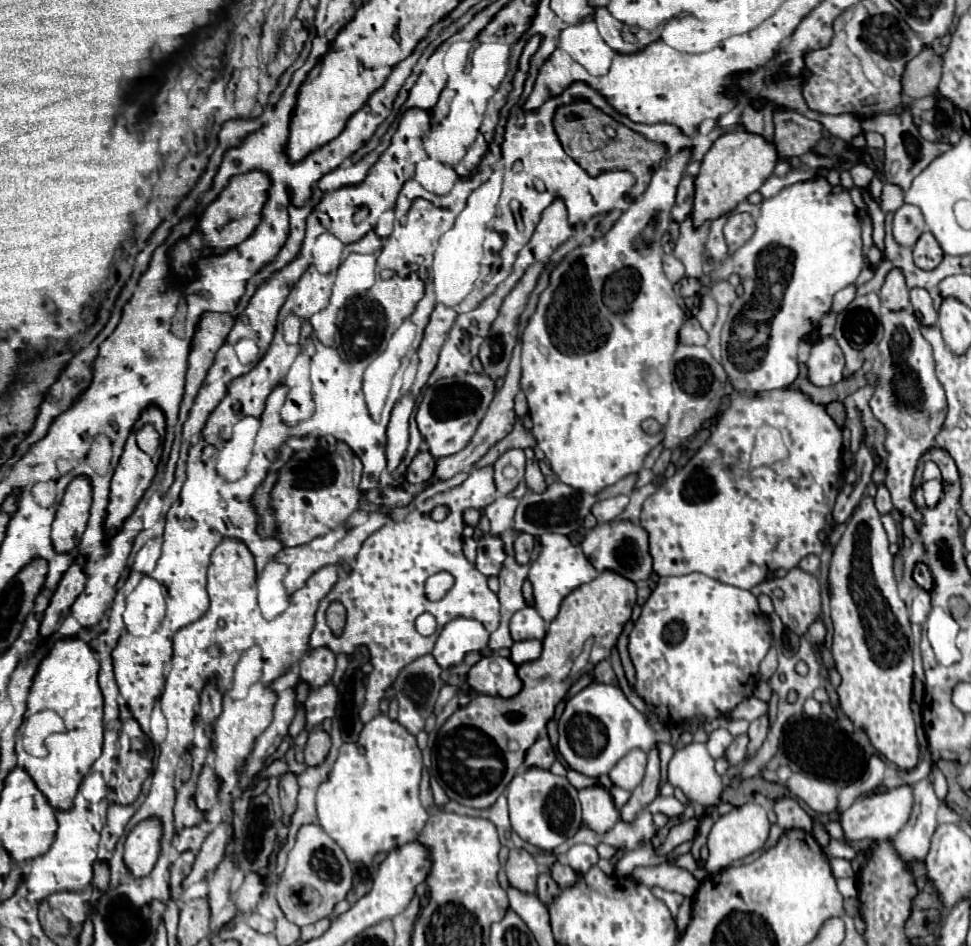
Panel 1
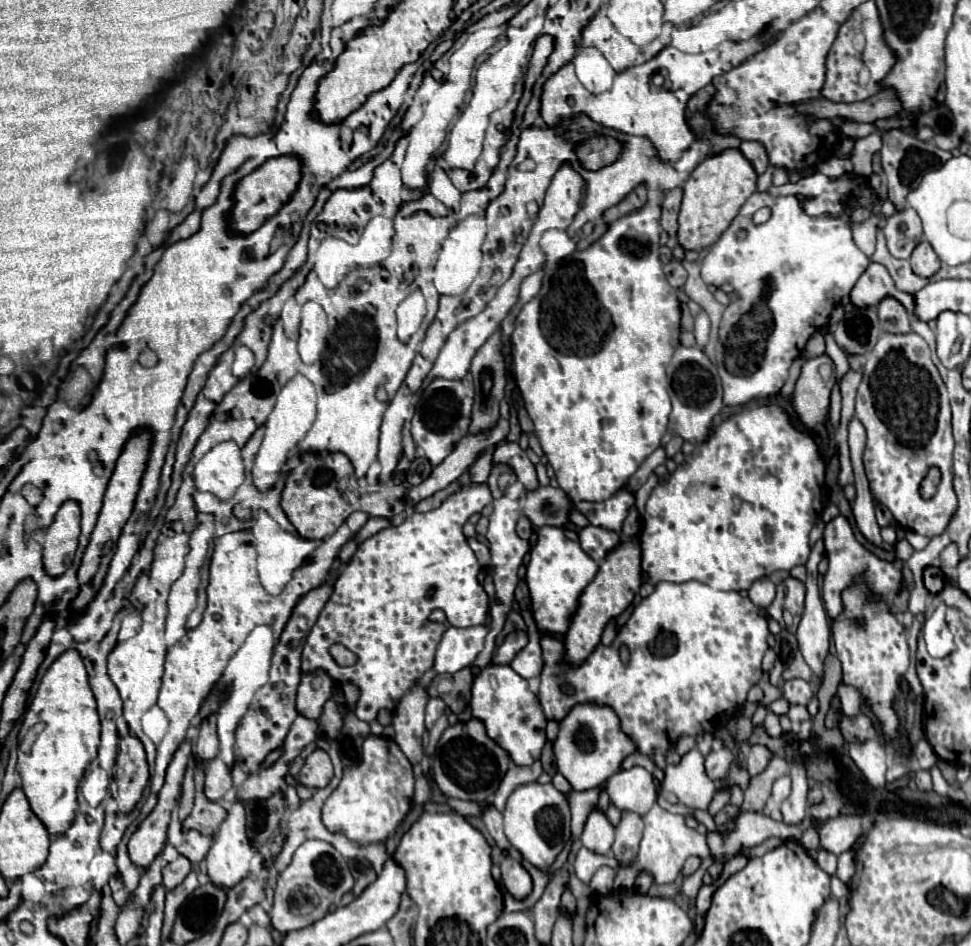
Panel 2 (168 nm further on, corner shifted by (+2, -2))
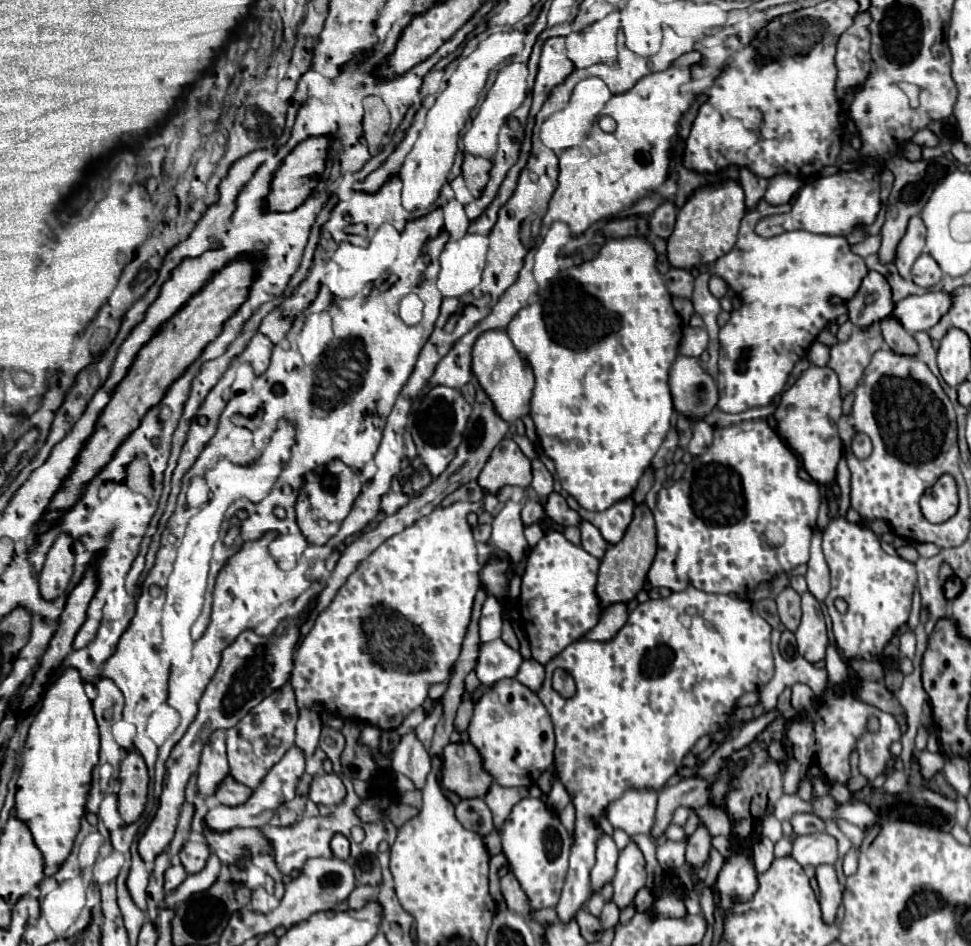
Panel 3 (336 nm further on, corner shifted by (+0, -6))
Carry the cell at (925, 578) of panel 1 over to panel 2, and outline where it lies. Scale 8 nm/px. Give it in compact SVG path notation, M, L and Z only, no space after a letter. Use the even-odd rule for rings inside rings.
M928 567L924 571L924 585L932 595L936 595L944 589L944 579L946 579L946 575L940 567Z

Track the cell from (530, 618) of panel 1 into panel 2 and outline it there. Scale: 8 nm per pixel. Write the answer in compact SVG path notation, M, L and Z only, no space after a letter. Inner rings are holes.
M514 631L514 633L506 635L502 645L496 647L496 653L492 657L492 665L508 665L526 643L528 643L528 635L524 631Z

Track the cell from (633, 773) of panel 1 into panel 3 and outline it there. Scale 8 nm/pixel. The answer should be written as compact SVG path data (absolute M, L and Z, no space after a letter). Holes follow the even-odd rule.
M628 787L624 795L608 805L606 817L612 827L620 827L630 835L650 833L656 815L658 791Z

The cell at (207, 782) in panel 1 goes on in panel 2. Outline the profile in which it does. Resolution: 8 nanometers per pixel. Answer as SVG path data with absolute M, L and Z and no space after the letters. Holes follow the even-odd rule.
M212 759L206 765L206 781L204 781L204 793L212 801L222 801L224 793L232 789L232 773L230 767L220 759Z

